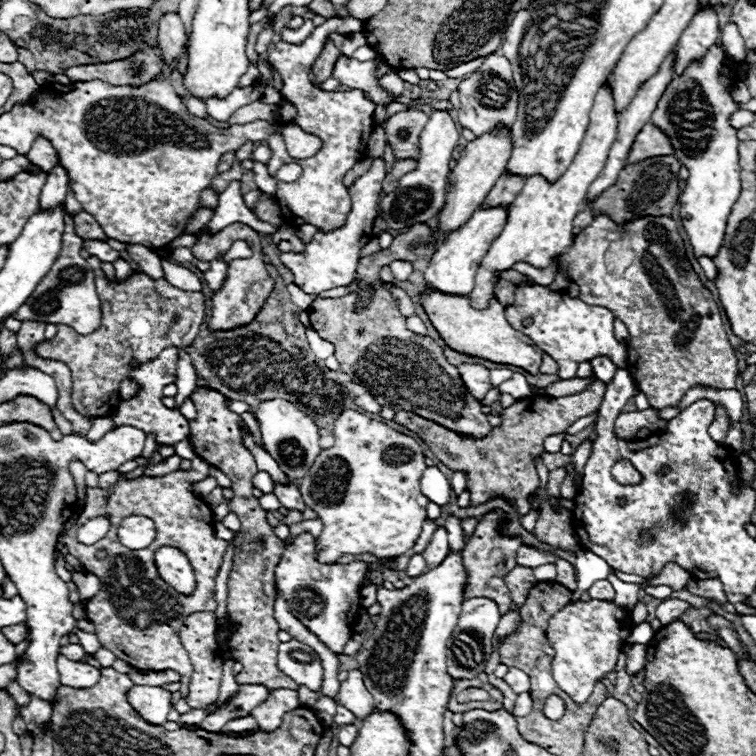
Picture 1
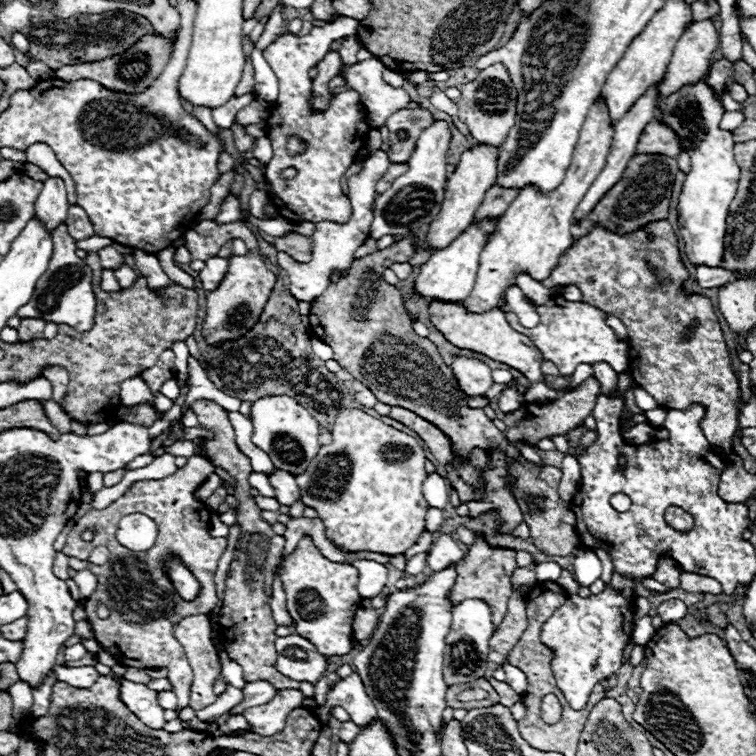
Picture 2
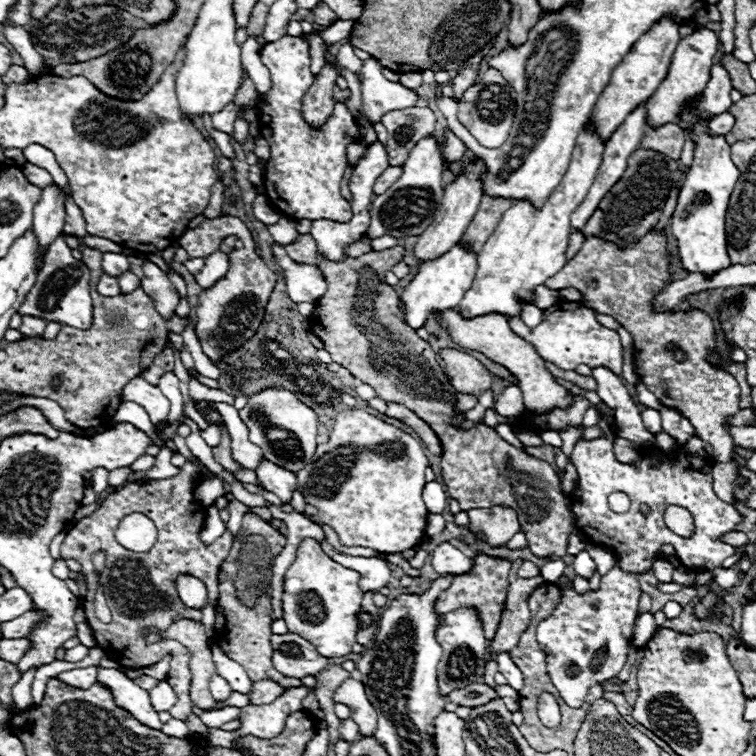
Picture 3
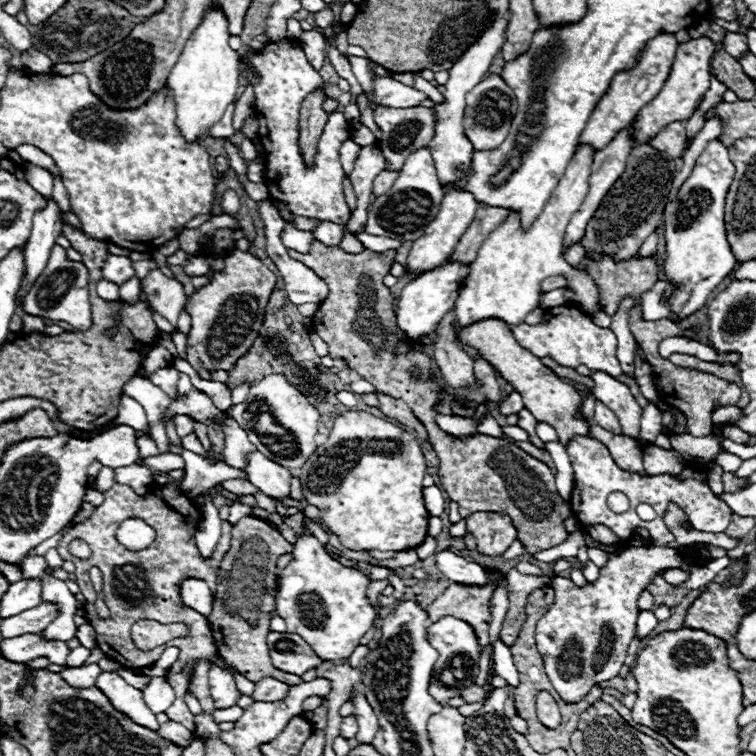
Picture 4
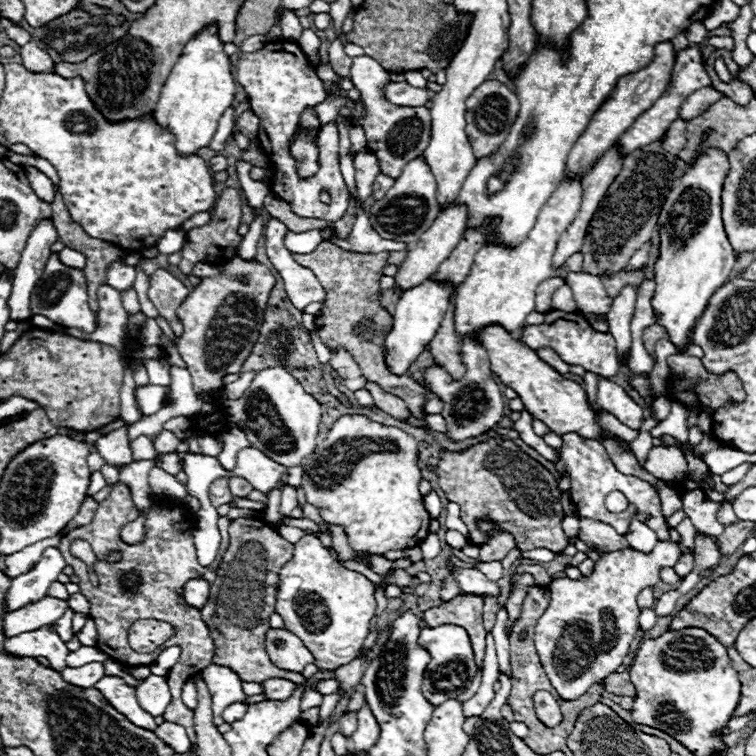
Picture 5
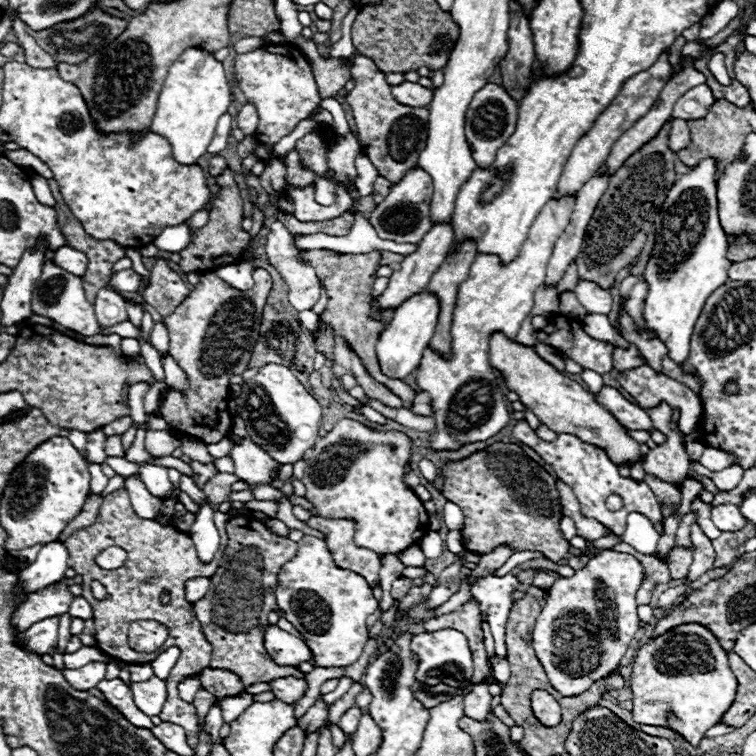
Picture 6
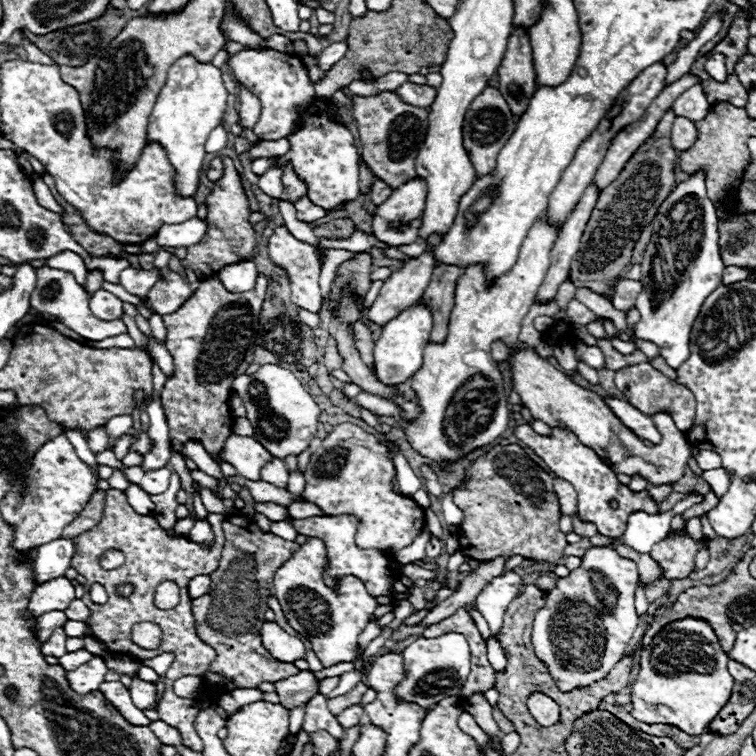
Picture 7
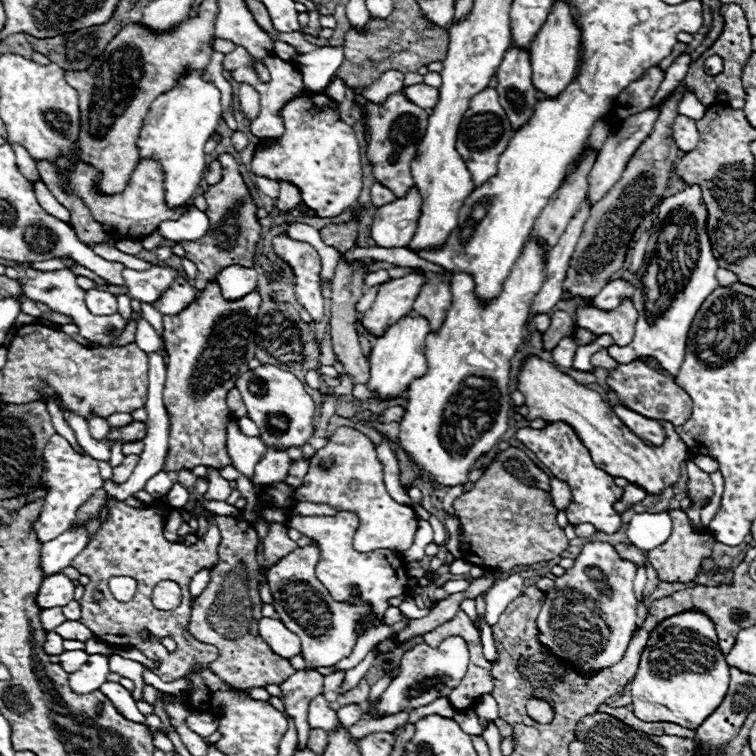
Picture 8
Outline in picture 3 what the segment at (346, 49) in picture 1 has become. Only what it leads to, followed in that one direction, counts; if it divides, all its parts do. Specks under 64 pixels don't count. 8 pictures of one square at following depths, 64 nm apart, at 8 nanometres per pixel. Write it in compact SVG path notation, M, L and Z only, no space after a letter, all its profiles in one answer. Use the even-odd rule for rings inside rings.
M350 42L340 48L340 52L336 54L336 60L338 60L338 64L342 64L344 68L350 68L350 72L354 72L354 74L358 74L360 68L362 68L362 64L364 64L360 58L354 56L354 50L352 50L352 44L350 44Z

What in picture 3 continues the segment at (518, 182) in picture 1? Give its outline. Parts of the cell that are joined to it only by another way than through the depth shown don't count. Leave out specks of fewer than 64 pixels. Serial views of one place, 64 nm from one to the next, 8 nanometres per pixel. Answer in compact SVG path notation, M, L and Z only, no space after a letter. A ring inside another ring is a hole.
M484 196L474 220L470 222L466 234L460 240L460 246L466 246L468 250L474 250L478 254L478 250L484 246L486 238L494 232L502 214L510 206L512 206L512 200L492 200L488 196Z

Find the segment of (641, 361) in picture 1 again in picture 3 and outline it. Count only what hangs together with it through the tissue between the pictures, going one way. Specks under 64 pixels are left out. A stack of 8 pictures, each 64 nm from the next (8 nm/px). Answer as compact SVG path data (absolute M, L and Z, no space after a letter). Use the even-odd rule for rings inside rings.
M650 230L638 244L628 246L626 250L598 238L588 238L576 258L568 260L568 264L556 276L548 278L544 286L550 290L562 290L568 286L578 288L596 312L608 314L622 322L634 338L634 358L640 380L664 406L680 410L686 418L690 418L696 436L712 444L712 458L716 462L728 462L732 458L734 442L726 432L728 424L724 418L740 410L740 386L728 372L712 368L706 360L706 352L716 350L714 322L708 314L700 310L652 314L650 298L668 280L666 238ZM668 342L678 342L680 350L688 354L688 360L676 362L672 358L674 352L666 350Z

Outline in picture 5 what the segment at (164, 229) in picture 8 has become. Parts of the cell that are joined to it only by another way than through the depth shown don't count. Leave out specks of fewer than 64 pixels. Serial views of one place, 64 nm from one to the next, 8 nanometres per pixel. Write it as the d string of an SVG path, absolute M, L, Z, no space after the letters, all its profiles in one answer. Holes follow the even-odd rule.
M182 228L178 230L168 230L164 236L162 236L162 242L158 242L158 252L162 254L174 254L174 252L180 252L182 246L186 242L186 232Z

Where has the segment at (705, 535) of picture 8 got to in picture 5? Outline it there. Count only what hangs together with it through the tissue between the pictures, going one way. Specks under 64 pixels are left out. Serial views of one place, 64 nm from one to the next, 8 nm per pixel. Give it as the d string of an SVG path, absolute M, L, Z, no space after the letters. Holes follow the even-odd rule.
M682 554L680 558L678 558L680 562L676 562L672 568L674 568L674 572L678 574L678 576L686 576L686 574L690 574L690 570L692 570L692 566L694 566L694 558L692 558L692 554Z

